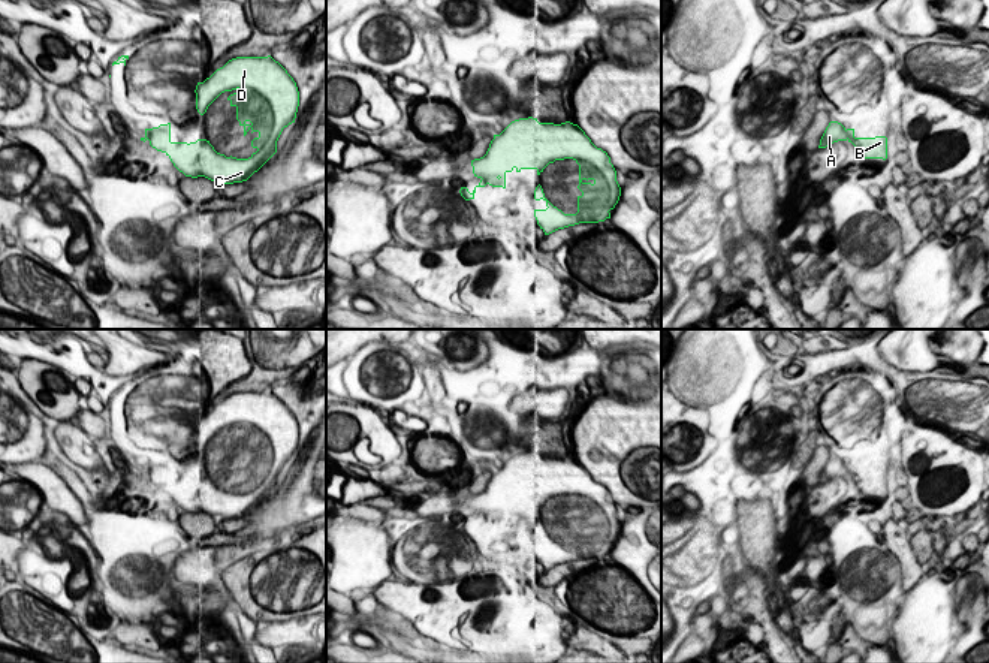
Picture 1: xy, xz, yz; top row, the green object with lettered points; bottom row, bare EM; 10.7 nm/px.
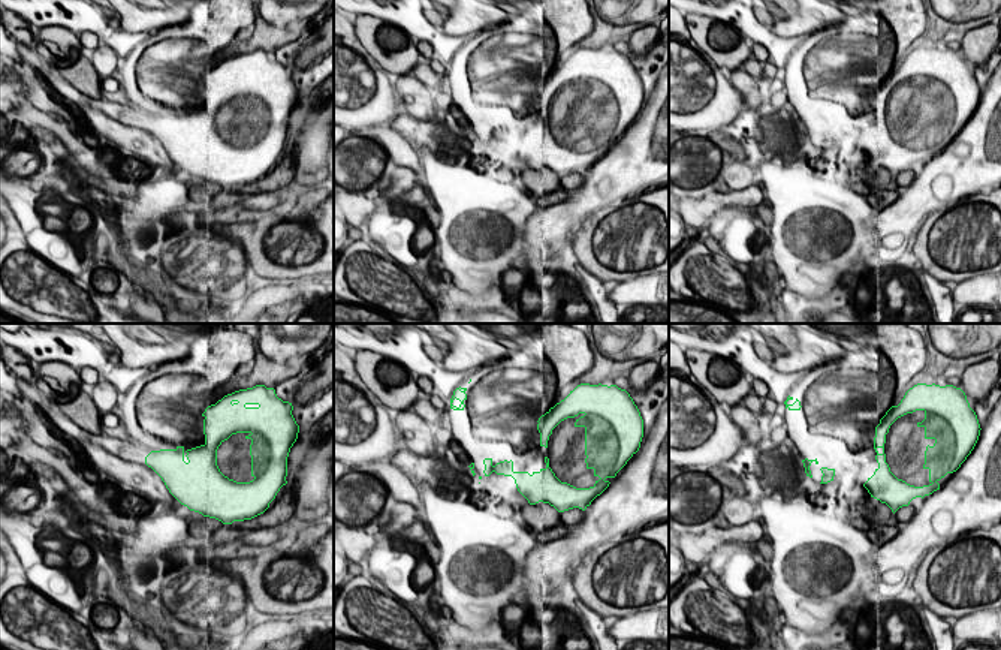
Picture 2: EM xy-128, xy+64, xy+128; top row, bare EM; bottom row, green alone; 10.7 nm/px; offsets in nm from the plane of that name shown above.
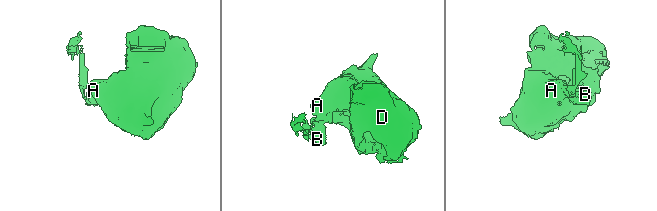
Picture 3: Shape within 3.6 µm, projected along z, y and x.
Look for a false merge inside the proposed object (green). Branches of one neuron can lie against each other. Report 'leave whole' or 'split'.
split

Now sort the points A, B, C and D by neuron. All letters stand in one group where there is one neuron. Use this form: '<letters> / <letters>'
A C D / B

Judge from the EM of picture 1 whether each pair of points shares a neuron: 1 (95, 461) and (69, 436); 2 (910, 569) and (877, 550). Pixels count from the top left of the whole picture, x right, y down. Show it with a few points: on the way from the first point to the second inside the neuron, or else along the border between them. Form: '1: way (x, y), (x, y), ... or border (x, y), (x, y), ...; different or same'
1: way (89, 455), (75, 442); same
2: border (883, 542), (896, 558), (901, 576); different

